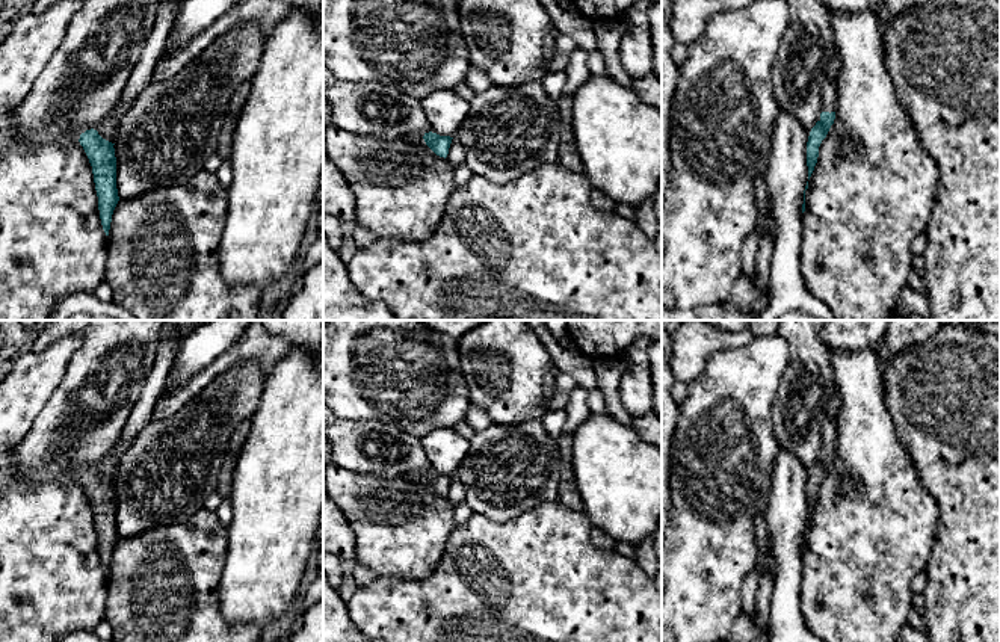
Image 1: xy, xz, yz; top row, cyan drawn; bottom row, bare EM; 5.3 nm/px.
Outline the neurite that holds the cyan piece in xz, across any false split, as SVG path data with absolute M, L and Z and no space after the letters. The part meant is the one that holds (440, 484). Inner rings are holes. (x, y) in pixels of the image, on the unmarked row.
M432 468L429 471L411 471L405 477L411 482L427 483L437 494L446 497L453 476L440 474Z

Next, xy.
M97 465L86 470L74 470L71 477L83 485L92 505L100 557L106 574L109 574L112 553L119 539L116 527L115 482L103 477Z

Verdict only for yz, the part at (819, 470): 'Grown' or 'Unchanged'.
Grown

